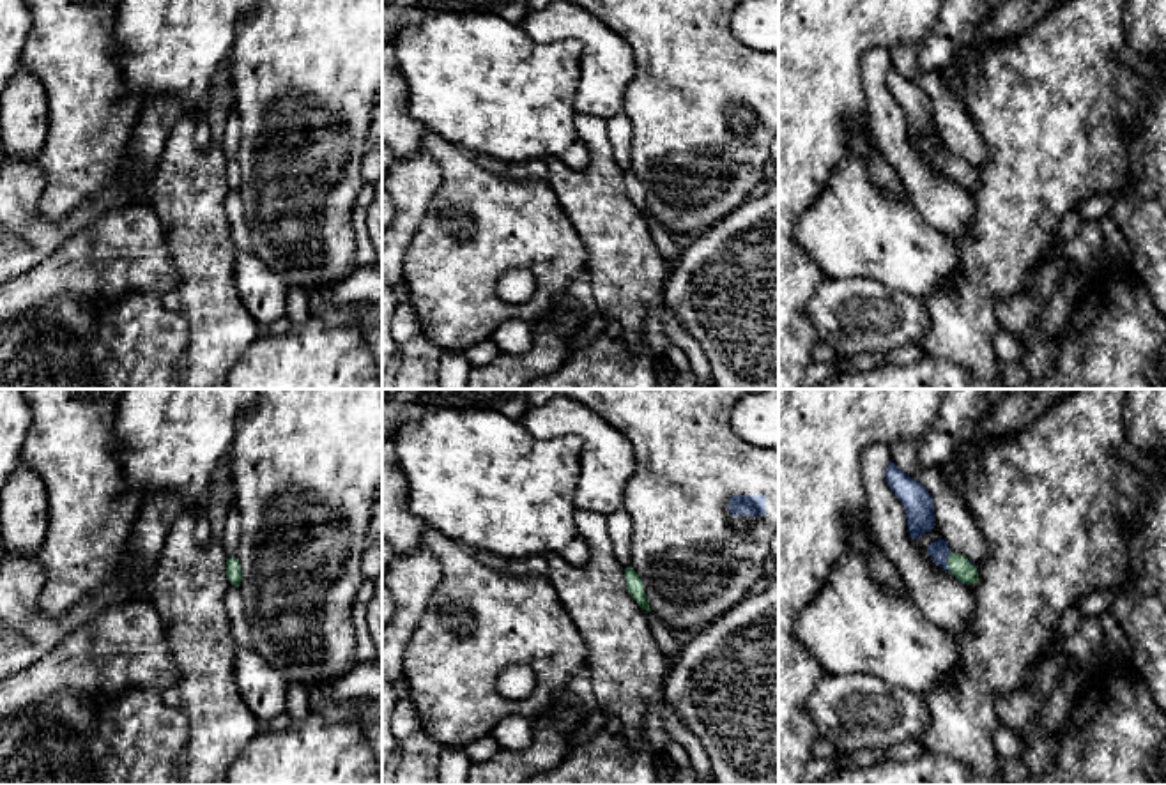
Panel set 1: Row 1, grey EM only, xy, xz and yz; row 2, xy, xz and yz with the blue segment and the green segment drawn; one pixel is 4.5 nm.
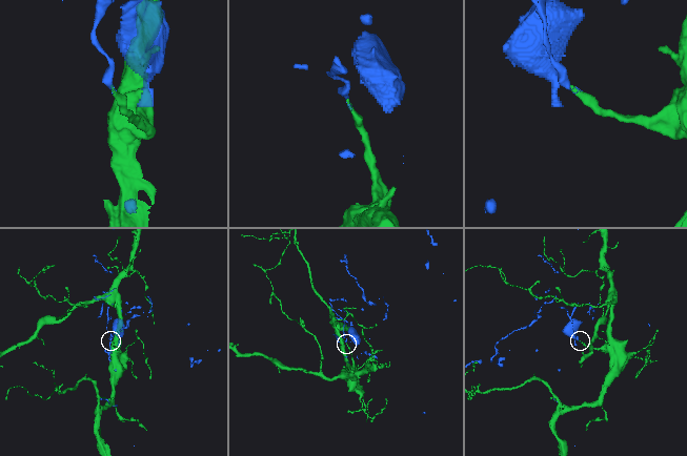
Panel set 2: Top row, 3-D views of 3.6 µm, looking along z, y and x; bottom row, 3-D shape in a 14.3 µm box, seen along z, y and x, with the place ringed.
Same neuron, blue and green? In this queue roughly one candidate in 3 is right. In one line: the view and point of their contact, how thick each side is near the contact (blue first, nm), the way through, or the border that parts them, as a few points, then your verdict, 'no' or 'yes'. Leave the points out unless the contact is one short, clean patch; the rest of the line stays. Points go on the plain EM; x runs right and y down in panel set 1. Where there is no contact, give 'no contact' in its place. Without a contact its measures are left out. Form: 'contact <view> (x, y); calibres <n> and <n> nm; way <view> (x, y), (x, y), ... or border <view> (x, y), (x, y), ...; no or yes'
contact yz (945, 167); calibres 90 and 90 nm; no

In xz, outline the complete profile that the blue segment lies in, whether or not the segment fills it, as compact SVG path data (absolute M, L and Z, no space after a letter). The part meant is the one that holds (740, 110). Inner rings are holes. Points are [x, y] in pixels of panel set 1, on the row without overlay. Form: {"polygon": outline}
{"polygon": "M564 0L584 7L621 35L633 50L635 74L625 92L623 113L633 126L630 145L630 170L644 189L646 205L662 225L672 233L702 233L720 219L734 212L748 200L750 191L759 184L764 166L770 161L770 147L779 136L779 55L761 53L741 44L731 32L731 16L741 0Z"}

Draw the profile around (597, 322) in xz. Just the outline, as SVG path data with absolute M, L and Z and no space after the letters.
M596 309L587 322L584 324L584 327L580 329L580 332L577 334L577 338L571 341L571 352L589 345L596 336L603 334L603 329L607 325L607 318Z

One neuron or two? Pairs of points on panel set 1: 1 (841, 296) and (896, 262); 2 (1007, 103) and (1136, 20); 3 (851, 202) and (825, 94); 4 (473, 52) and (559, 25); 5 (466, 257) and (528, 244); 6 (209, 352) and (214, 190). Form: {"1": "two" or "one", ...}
{"1": "two", "2": "two", "3": "two", "4": "two", "5": "one", "6": "one"}

